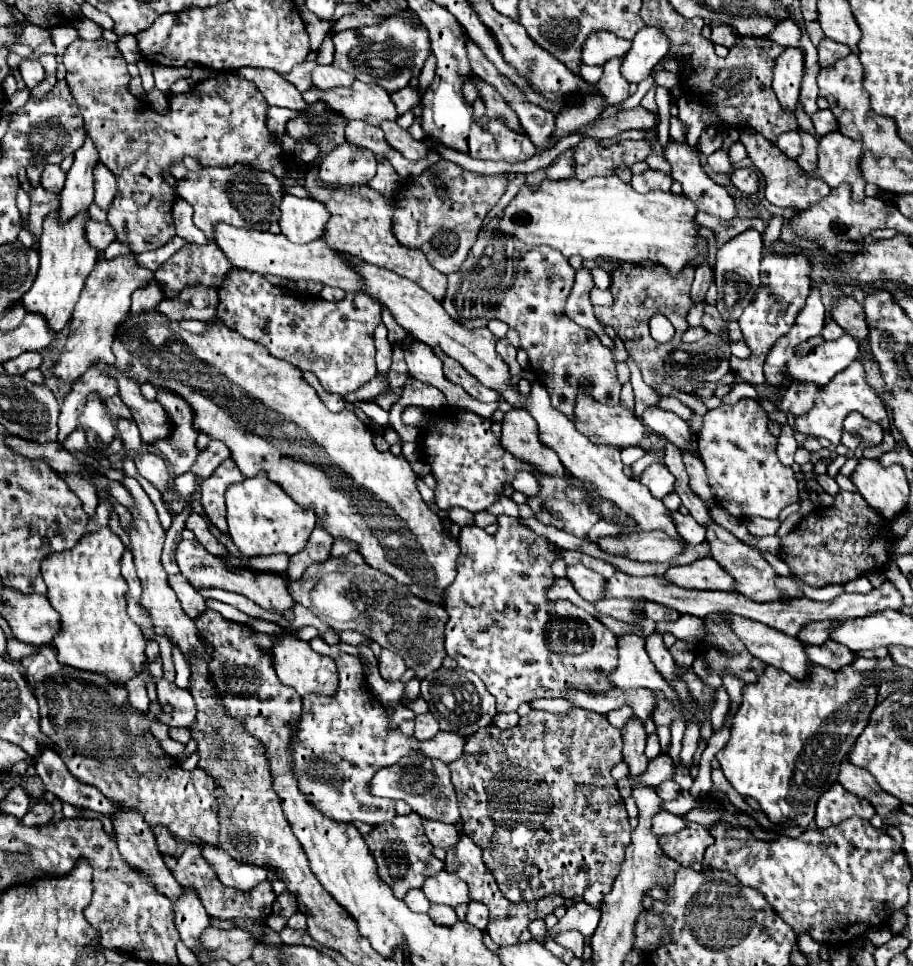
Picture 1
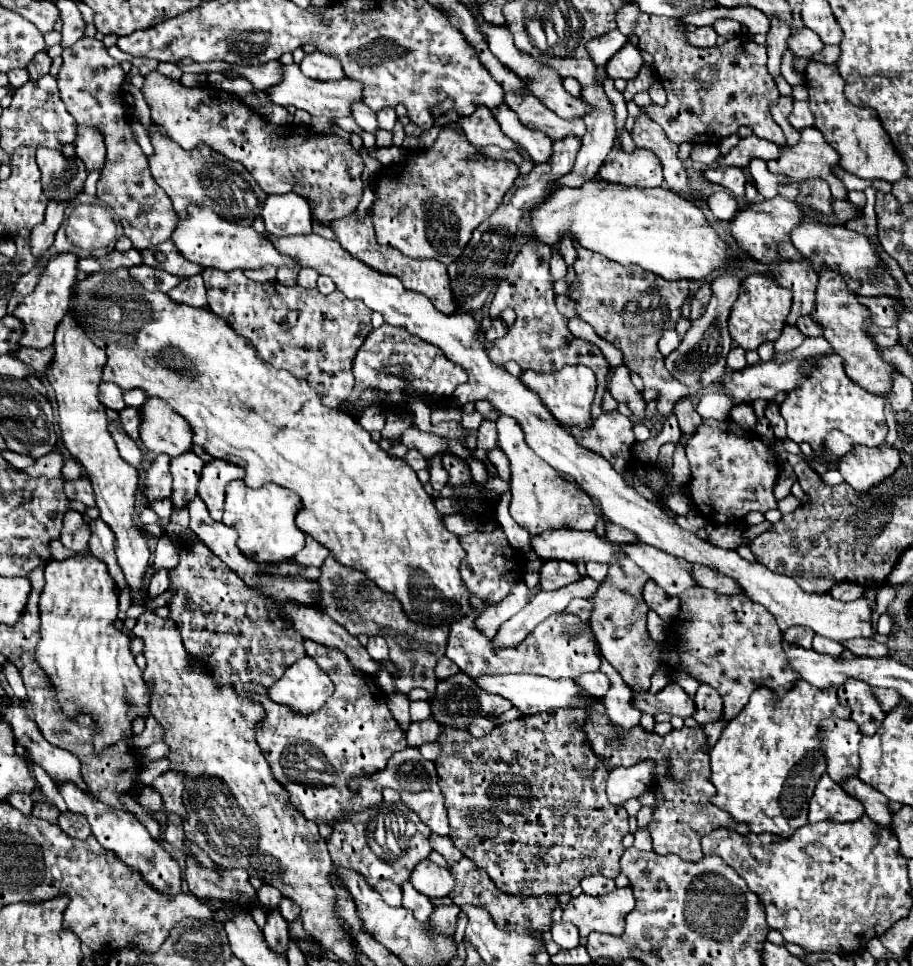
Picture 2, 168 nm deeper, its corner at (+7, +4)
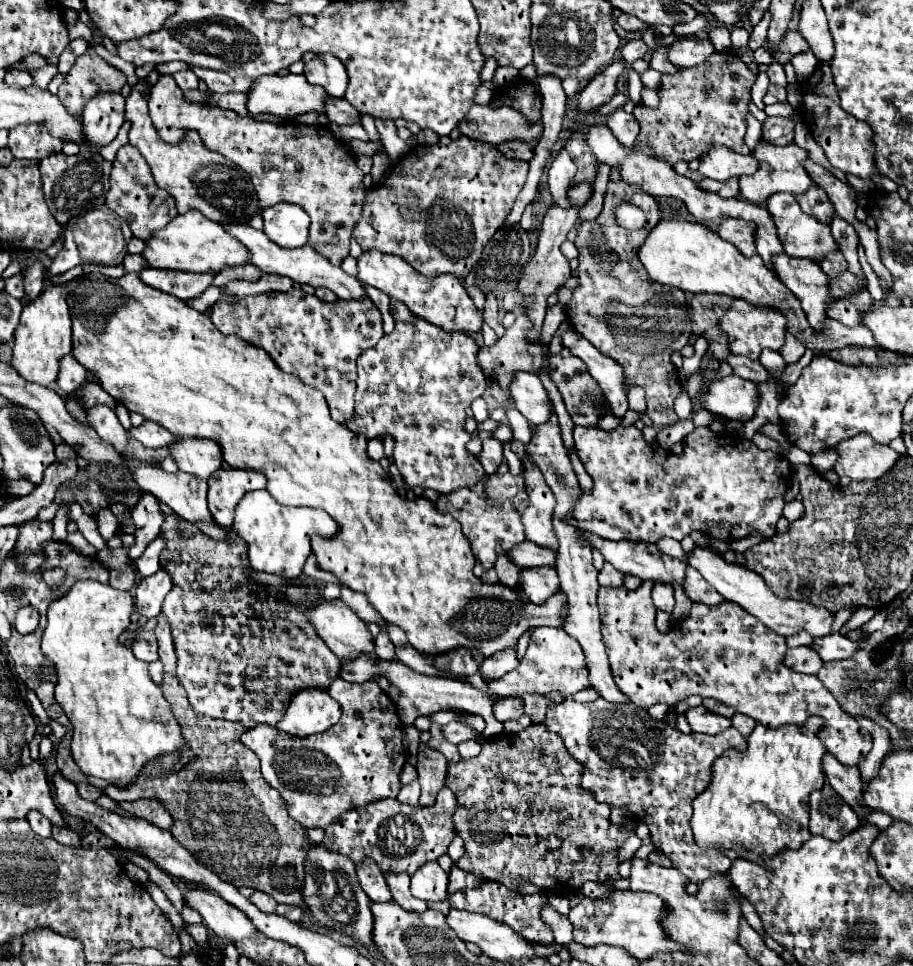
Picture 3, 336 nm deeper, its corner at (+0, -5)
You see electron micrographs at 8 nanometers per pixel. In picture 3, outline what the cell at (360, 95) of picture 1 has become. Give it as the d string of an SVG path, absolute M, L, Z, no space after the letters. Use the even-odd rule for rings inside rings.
M286 74L286 76L264 76L256 78L248 90L246 108L252 116L256 114L274 114L286 120L296 118L298 114L306 114L310 110L324 110L326 90L320 86L308 84L304 74Z

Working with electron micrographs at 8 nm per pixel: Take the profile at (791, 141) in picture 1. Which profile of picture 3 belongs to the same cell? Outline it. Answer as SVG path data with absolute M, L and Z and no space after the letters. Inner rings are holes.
M708 146L708 152L700 156L698 172L704 178L712 180L728 180L732 176L754 174L758 170L758 162L754 156L742 156L732 152L726 146Z

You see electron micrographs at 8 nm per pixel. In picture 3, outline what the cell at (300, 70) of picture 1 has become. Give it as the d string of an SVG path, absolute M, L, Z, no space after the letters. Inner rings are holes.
M188 66L202 82L206 82L210 92L246 92L250 88L252 80L250 78L230 78L224 72L214 72L214 70L200 70L198 66Z

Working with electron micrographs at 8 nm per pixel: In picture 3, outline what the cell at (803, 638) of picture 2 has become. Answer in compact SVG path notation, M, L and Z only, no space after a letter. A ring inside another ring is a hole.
M808 646L788 648L788 654L784 656L784 664L792 666L792 670L802 674L816 674L822 668L822 660Z

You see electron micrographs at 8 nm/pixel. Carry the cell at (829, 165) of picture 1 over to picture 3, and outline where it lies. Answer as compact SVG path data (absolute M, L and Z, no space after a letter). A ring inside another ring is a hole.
M760 140L756 144L756 148L752 150L752 156L756 160L760 160L760 166L756 170L756 174L752 176L742 176L740 178L740 196L752 204L764 206L764 202L768 200L768 196L776 194L776 192L790 192L790 194L802 194L806 192L810 186L814 186L812 178L804 172L802 168L802 160L808 158L806 150L798 148L796 144L788 144L788 146L772 146L764 140Z

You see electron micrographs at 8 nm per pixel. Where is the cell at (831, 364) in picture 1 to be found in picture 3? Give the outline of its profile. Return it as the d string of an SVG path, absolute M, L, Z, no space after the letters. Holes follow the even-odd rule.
M732 374L720 380L712 380L708 390L704 390L700 404L712 414L746 422L754 416L758 406L758 388L754 382Z

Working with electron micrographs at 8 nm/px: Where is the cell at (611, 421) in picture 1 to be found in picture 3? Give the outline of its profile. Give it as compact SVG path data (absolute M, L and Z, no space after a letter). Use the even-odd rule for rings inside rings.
M514 374L510 382L510 396L516 402L516 410L534 426L548 422L548 418L552 416L552 402L536 374Z

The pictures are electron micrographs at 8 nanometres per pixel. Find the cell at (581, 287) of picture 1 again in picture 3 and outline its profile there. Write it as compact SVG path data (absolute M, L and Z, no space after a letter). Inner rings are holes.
M564 320L564 322L562 322L562 326L558 328L557 332L555 333L550 342L549 348L552 354L557 354L561 351L562 349L561 336L566 330L568 330L568 328L570 328L570 324L568 324L568 320Z

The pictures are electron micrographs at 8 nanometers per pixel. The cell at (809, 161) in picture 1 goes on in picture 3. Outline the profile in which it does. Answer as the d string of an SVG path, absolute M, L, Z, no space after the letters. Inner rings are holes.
M770 84L766 90L766 96L762 98L764 104L776 104L776 102L786 102L786 90L782 86Z

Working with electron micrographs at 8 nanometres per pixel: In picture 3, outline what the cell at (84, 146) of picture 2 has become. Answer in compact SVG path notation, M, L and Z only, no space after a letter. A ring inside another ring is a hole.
M104 92L104 94L96 94L94 98L90 98L84 106L82 112L82 120L84 120L84 134L86 134L86 148L92 152L98 152L104 144L112 142L120 130L120 126L124 124L124 98L118 92Z

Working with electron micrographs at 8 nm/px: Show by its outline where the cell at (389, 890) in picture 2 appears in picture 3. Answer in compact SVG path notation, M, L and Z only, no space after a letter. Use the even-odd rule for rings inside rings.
M364 860L360 866L356 866L358 882L374 902L388 902L392 900L392 894L388 890L386 880L382 878L380 868L372 860Z

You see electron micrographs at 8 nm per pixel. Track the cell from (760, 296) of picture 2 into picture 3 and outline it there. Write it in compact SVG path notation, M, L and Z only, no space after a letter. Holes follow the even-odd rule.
M732 300L726 314L718 320L718 326L726 334L728 350L732 354L740 354L740 356L748 356L750 360L758 360L764 348L780 350L780 346L784 344L784 336L786 336L786 322L788 322L786 316L780 314L778 310L756 308L744 300Z

